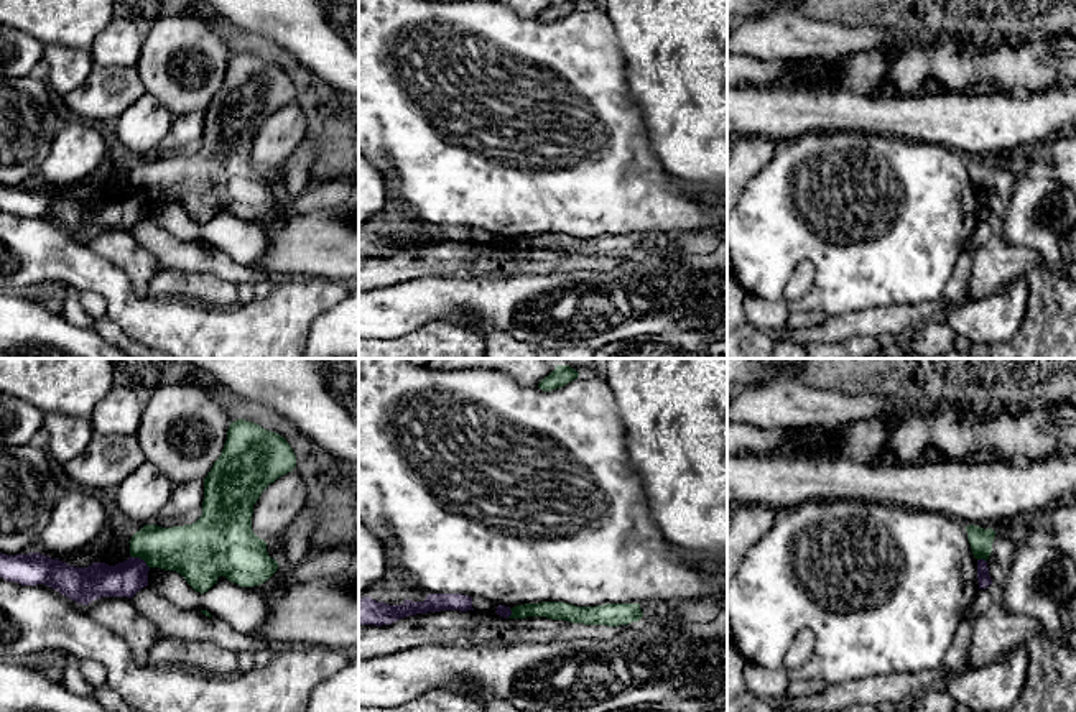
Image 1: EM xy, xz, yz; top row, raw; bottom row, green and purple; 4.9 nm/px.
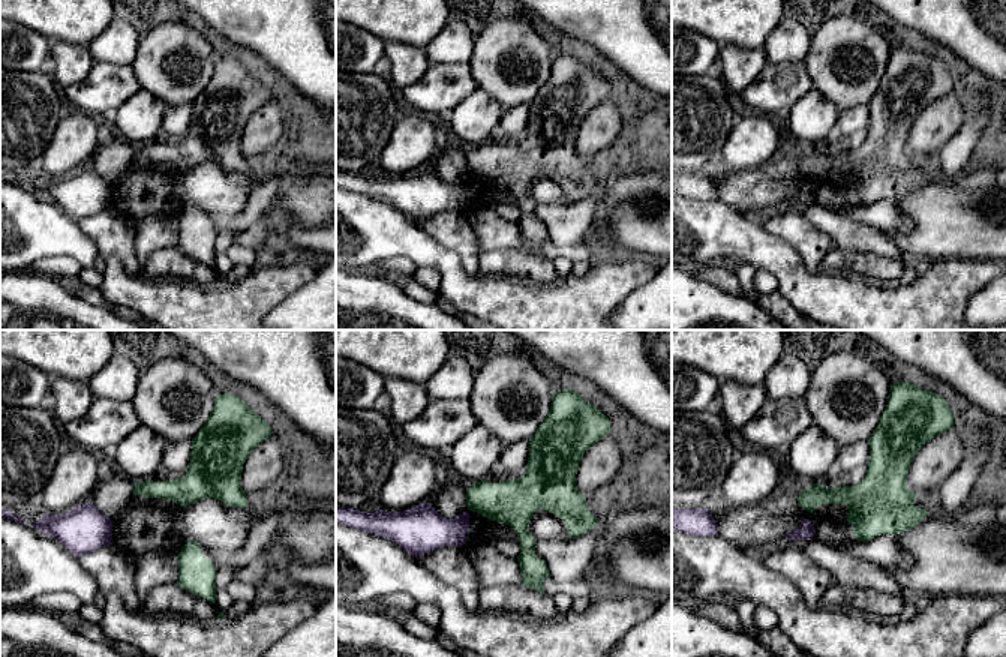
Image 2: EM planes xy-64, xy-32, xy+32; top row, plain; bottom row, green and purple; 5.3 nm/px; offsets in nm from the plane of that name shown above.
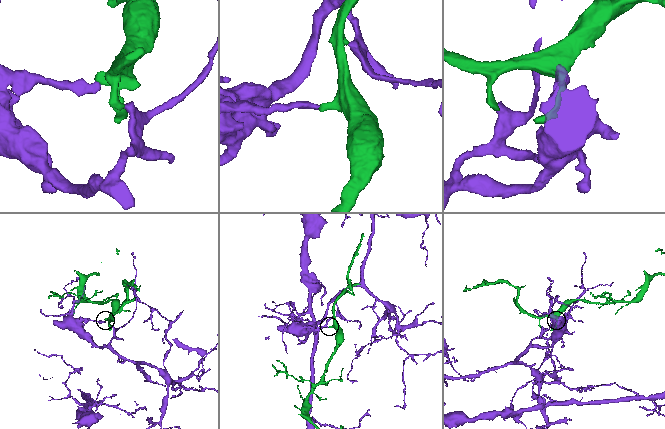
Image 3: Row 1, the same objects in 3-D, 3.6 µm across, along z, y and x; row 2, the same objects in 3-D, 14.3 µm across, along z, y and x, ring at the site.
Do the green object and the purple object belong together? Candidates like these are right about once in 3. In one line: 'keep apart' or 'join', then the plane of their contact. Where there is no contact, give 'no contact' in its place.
keep apart | xy

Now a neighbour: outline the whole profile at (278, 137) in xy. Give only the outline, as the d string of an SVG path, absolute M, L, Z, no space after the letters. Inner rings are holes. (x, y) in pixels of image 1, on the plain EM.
M293 100L270 115L253 136L252 163L265 174L283 166L306 140L308 123Z

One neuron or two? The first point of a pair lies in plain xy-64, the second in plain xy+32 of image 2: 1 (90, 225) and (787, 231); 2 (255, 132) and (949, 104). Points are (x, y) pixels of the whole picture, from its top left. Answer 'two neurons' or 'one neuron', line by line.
1: one neuron
2: one neuron

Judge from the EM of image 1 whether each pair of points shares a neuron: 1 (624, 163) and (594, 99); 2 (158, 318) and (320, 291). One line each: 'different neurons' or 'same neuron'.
1: same neuron
2: same neuron

